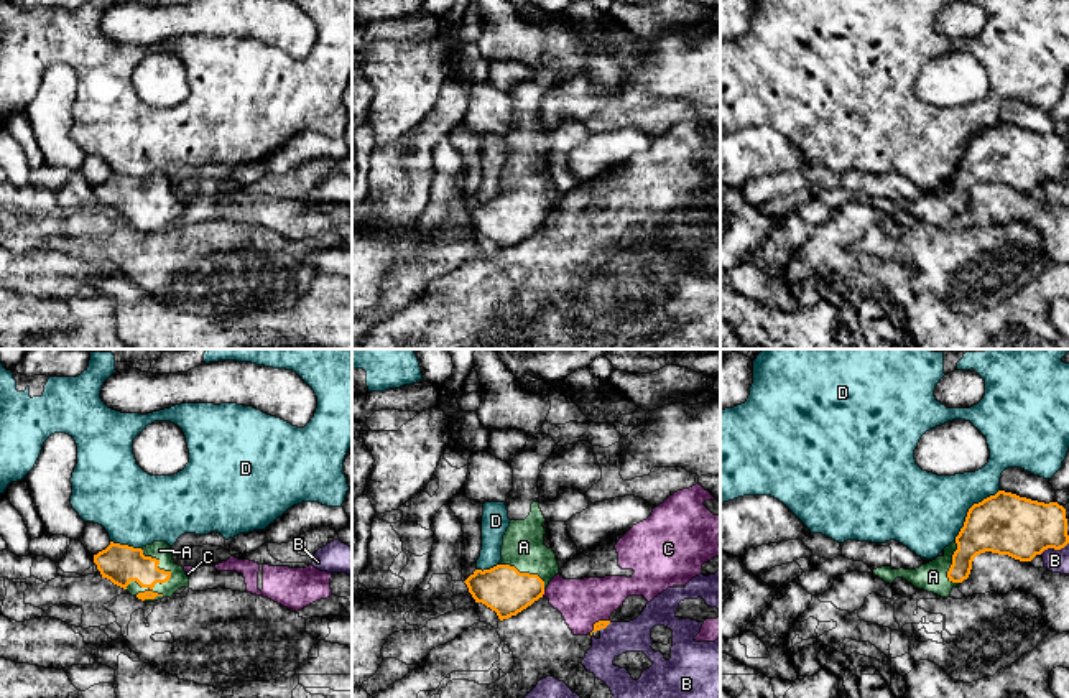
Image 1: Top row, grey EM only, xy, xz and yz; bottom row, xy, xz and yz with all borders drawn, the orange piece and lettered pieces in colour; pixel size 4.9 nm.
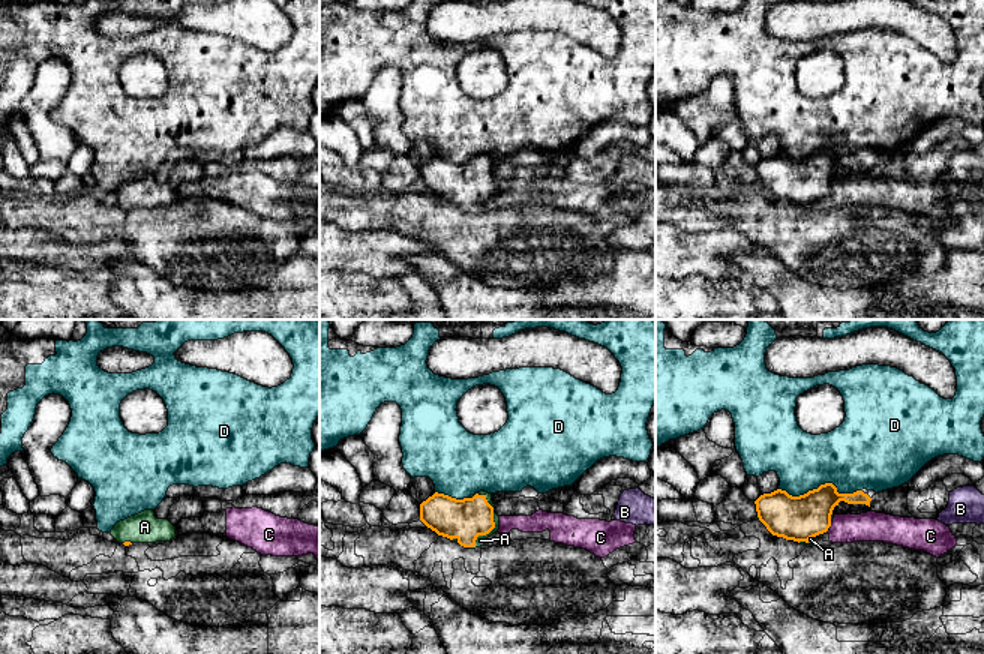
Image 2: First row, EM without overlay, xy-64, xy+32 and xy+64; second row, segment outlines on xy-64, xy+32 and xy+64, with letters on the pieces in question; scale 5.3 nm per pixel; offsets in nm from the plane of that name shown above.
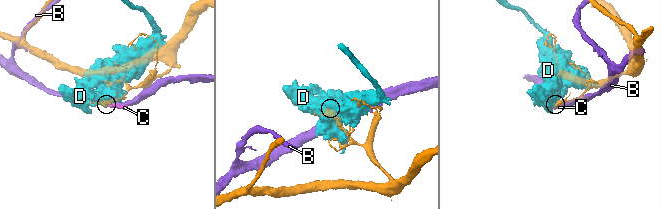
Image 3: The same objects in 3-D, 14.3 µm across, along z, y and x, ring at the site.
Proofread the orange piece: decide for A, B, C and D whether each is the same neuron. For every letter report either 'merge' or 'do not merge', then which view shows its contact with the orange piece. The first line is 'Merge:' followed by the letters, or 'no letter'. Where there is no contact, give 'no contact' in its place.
Merge: A
A: merge | xy
B: do not merge | yz
C: do not merge | xz
D: do not merge | yz

